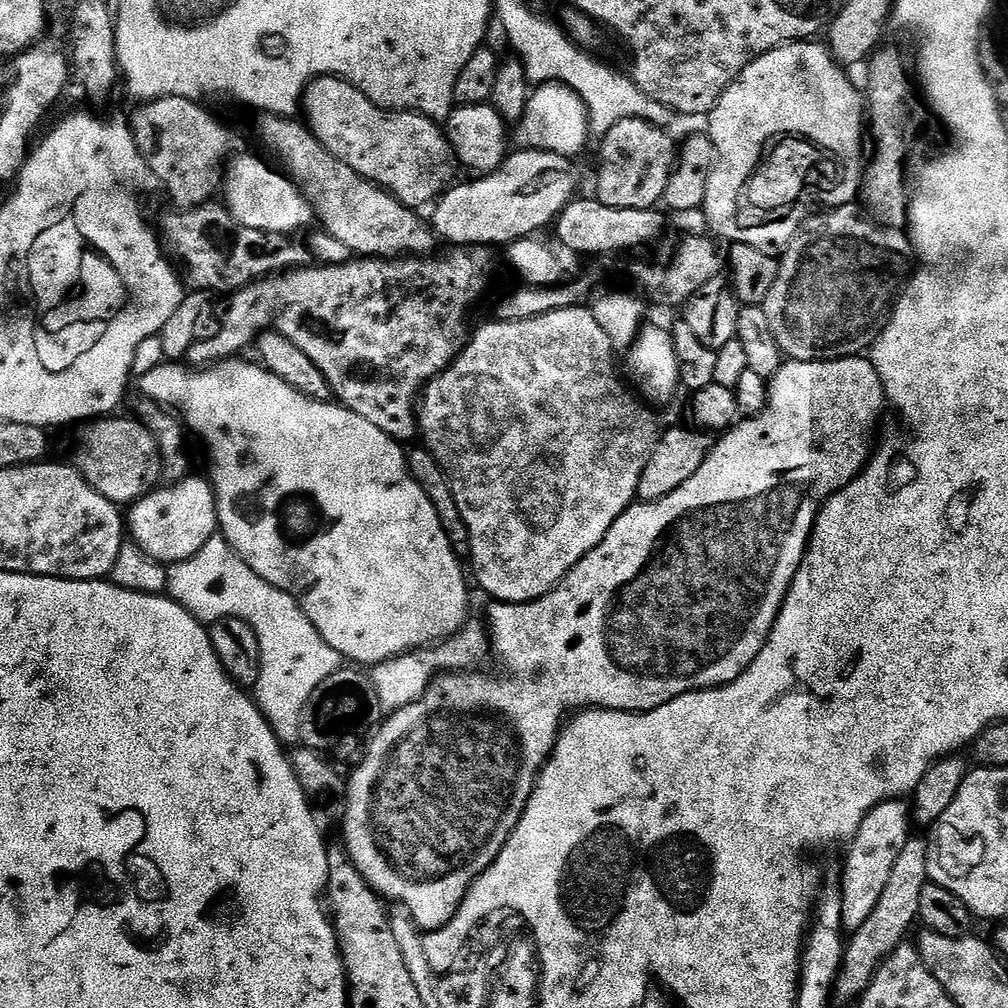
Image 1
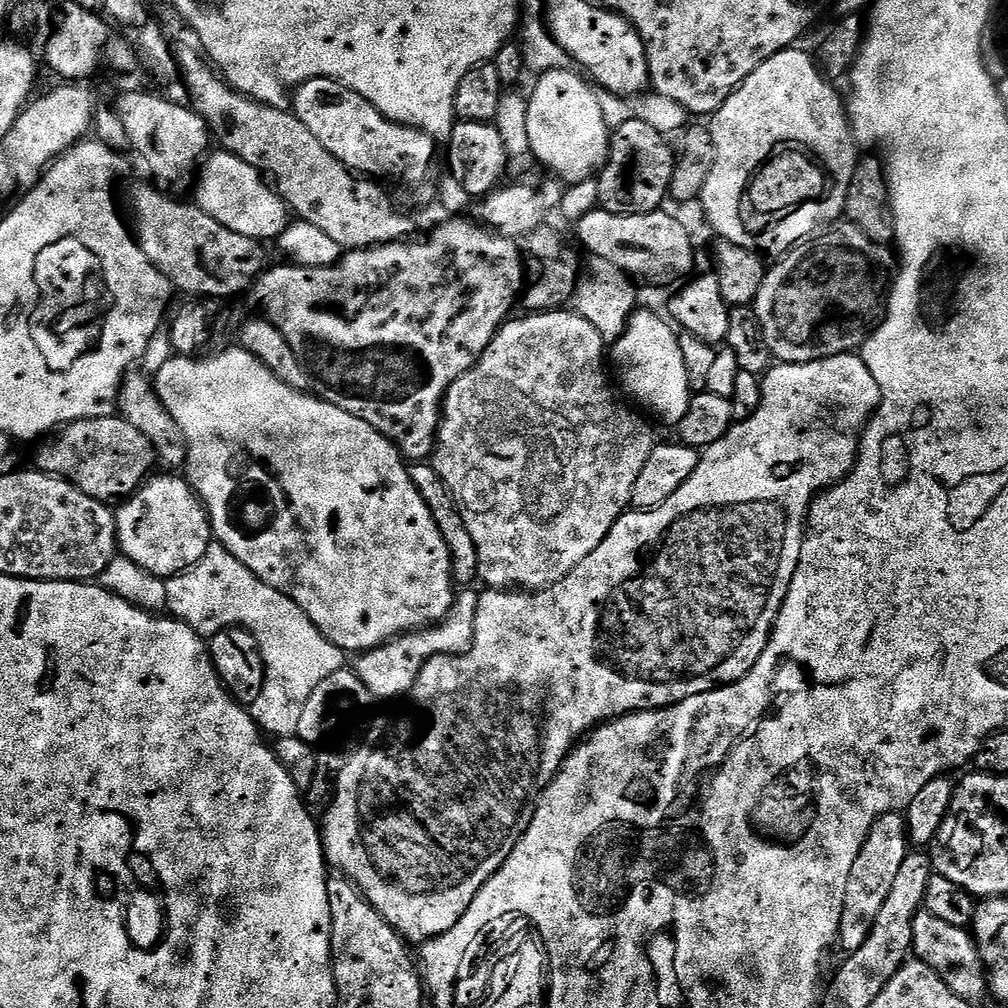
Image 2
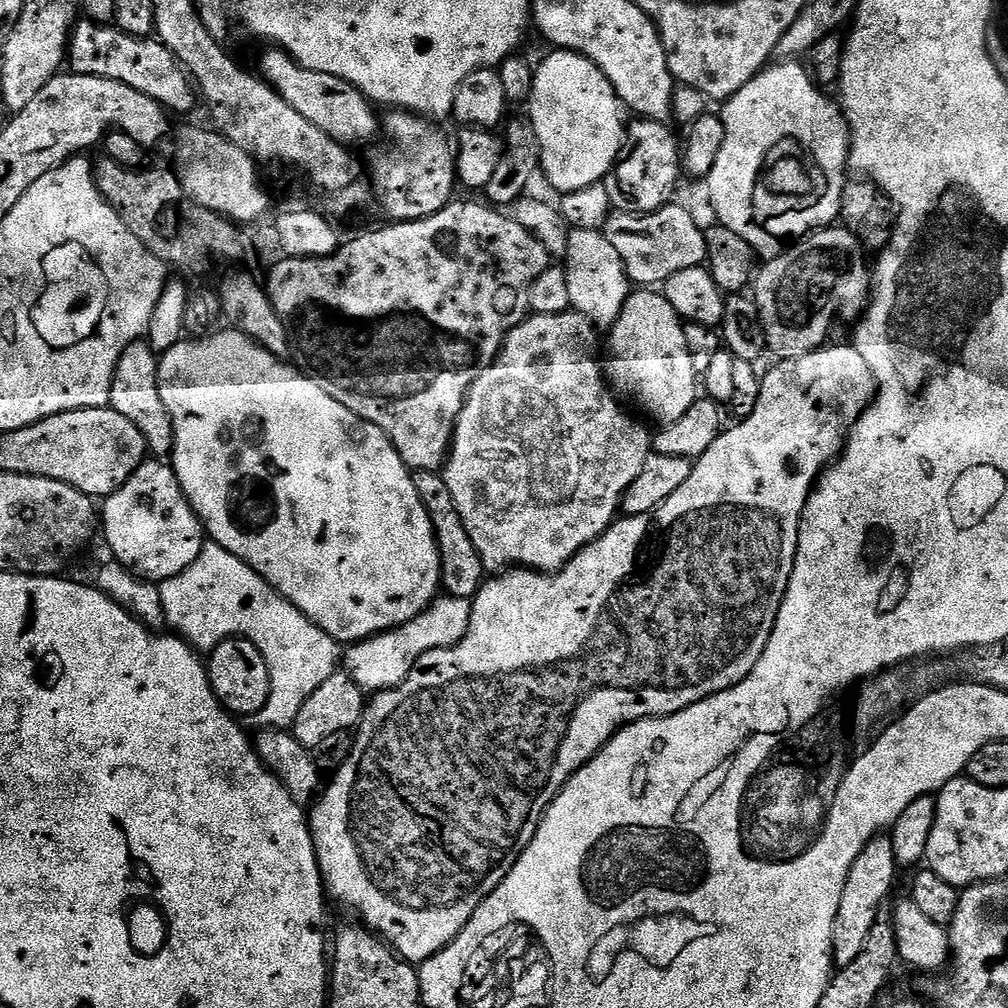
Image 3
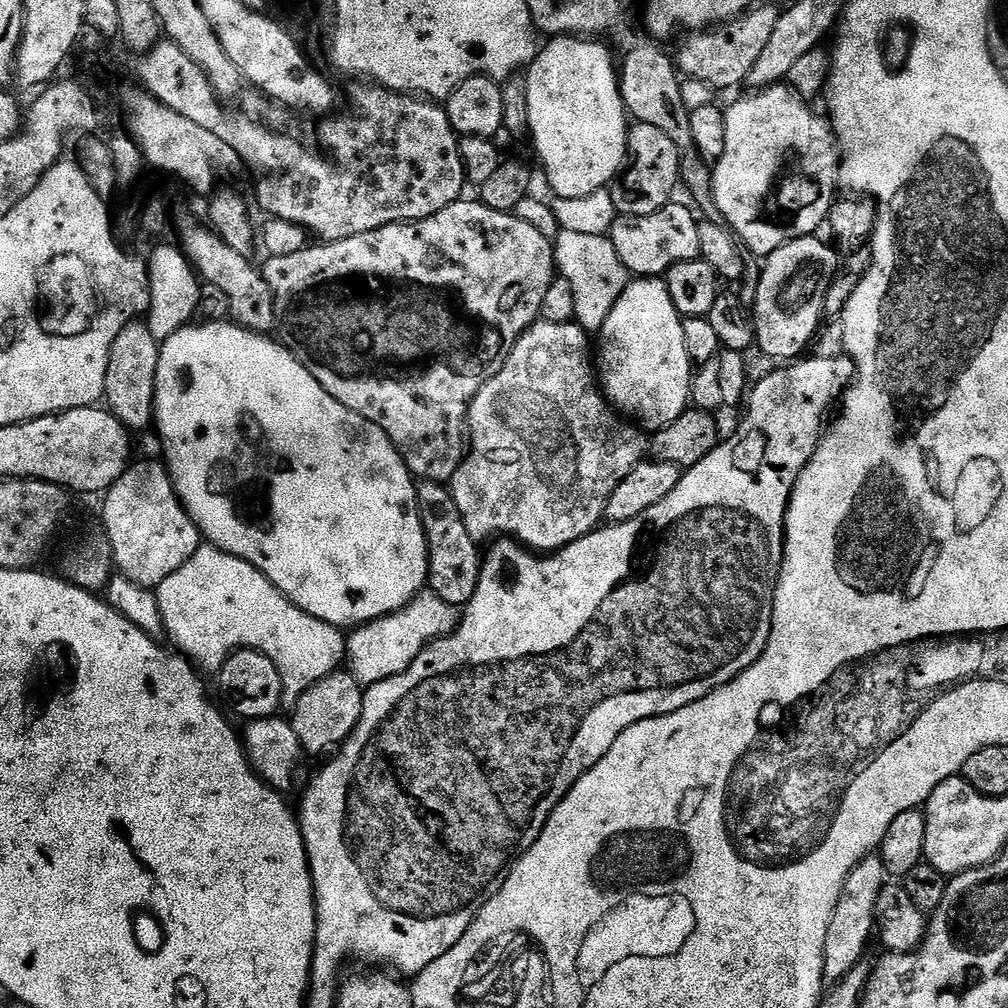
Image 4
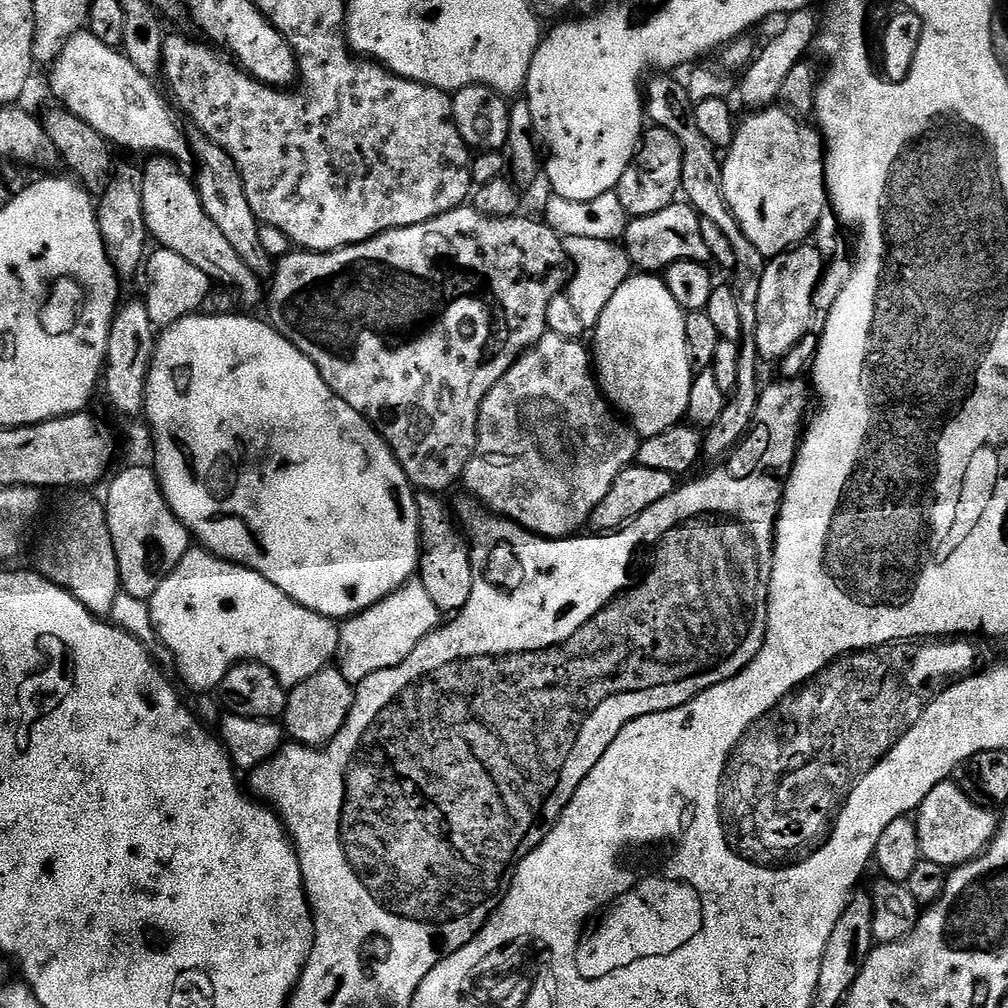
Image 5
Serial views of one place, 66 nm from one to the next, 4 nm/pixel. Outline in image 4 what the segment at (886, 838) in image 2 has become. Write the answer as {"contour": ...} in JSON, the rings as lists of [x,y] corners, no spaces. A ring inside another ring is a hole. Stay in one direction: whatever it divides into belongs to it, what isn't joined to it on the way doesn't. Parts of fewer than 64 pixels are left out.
{"contour":[[[879,854],[864,856],[850,870],[850,878],[846,878],[846,886],[842,886],[842,894],[838,898],[838,906],[834,906],[834,918],[830,918],[830,930],[826,930],[826,950],[824,951],[825,981],[835,982],[846,978],[858,962],[865,959],[868,943],[874,940],[876,928],[876,907],[878,894],[882,894],[890,877]]]}

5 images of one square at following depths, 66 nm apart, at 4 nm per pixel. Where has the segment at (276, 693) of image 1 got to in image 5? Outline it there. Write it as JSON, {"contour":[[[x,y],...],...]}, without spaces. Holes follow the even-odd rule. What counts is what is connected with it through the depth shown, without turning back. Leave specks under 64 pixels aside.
{"contour":[[[199,546],[189,547],[188,553],[182,558],[182,562],[178,562],[178,566],[164,579],[162,586],[158,586],[158,590],[154,590],[151,600],[148,601],[148,609],[154,618],[154,626],[158,630],[162,642],[173,655],[175,671],[180,671],[181,678],[192,688],[219,689],[222,678],[235,664],[255,662],[265,664],[278,678],[278,682],[284,685],[285,689],[291,690],[298,687],[302,682],[306,682],[306,678],[310,678],[322,671],[323,668],[329,667],[336,660],[336,651],[340,649],[340,630],[337,621],[318,614],[314,610],[306,610],[306,606],[302,606],[298,602],[294,602],[294,598],[282,594],[282,590],[278,590],[278,586],[274,586],[274,582],[262,578],[262,574],[244,568],[240,564],[231,564],[229,560],[222,560]]]}

